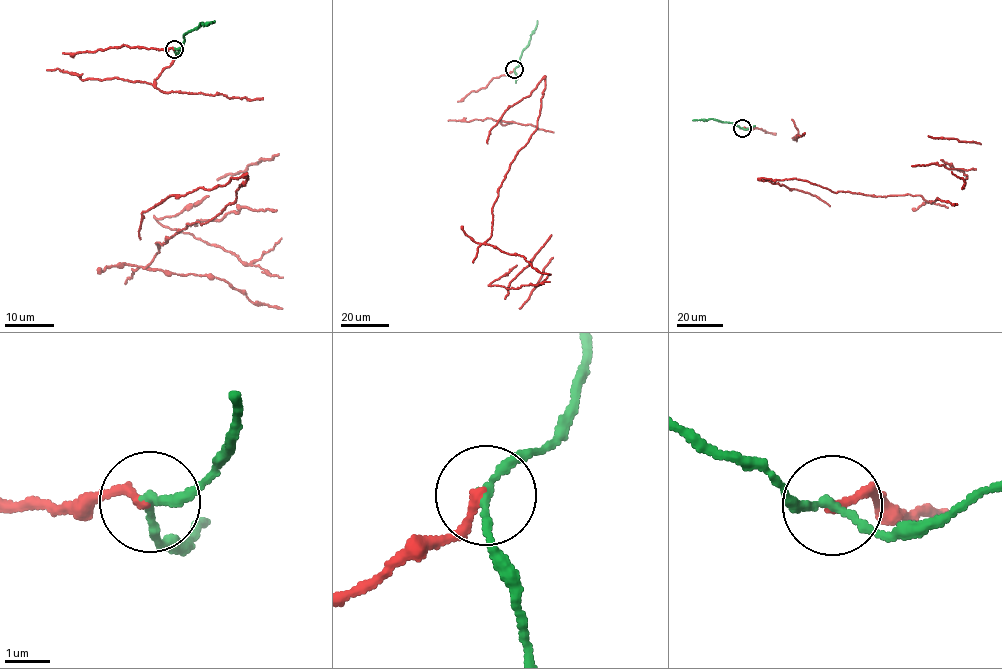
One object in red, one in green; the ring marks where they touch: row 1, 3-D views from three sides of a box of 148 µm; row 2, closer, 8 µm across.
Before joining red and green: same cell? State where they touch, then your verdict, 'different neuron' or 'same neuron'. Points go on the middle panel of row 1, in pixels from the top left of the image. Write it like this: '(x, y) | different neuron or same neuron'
(514, 69) | different neuron

